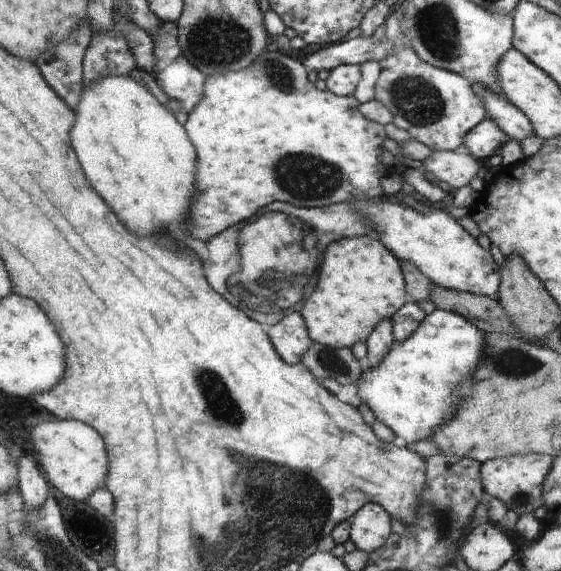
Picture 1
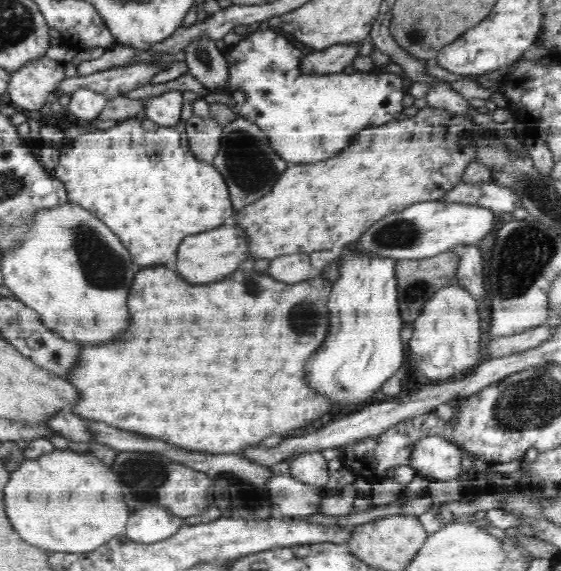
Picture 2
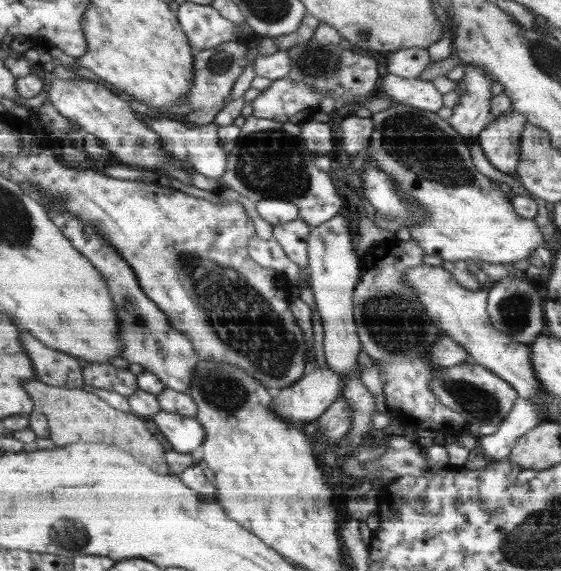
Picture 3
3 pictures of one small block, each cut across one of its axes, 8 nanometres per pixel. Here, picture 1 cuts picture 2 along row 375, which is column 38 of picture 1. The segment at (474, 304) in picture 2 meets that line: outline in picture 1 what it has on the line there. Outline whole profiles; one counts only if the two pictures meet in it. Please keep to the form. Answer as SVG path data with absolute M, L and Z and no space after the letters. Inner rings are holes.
M50 417L48 422L40 422L32 428L30 440L47 482L64 496L87 501L100 482L104 482L108 470L106 450L102 438L88 424Z

